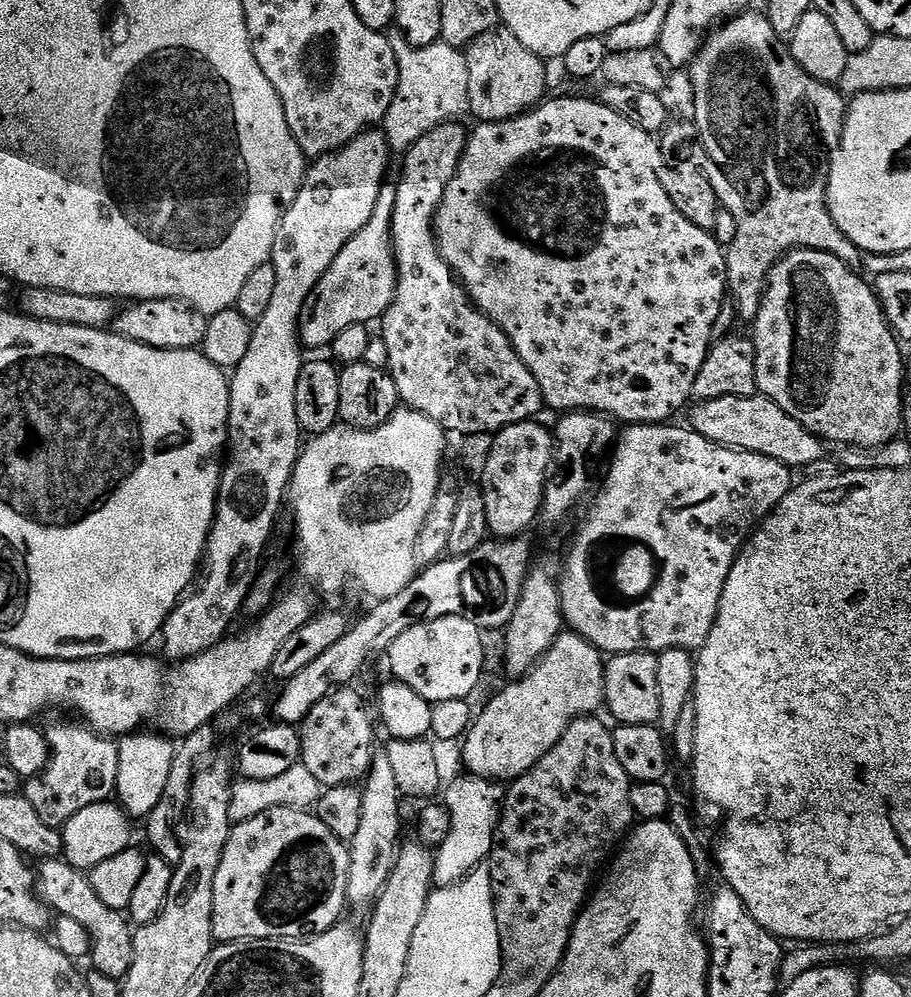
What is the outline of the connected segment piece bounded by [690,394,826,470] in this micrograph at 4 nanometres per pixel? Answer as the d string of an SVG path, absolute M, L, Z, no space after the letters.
M759 394L754 396L727 396L702 400L695 405L690 427L692 431L710 438L715 444L725 444L728 448L741 448L743 452L758 452L780 460L793 470L815 466L825 459L825 441L815 436L802 422L790 418L782 406Z

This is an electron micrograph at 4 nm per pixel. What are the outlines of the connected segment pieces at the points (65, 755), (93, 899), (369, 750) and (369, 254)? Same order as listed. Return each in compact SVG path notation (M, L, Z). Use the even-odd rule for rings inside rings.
M75 723L56 724L52 729L47 729L46 735L52 756L48 760L47 766L36 776L31 777L22 788L22 795L28 799L30 806L34 806L34 810L41 816L42 822L46 822L46 826L51 828L63 829L64 824L70 822L70 818L74 818L74 814L86 810L86 806L111 801L116 794L119 743L115 739L92 731L83 723Z
M63 858L45 860L39 865L36 891L56 916L74 918L74 922L86 930L90 961L96 967L97 974L108 980L123 981L134 958L134 928L127 915L118 910L110 910L110 906L106 906L102 898L94 894L94 886L90 886L87 875Z
M345 686L331 692L329 696L322 698L322 702L318 702L318 706L314 706L314 710L310 710L310 714L306 714L304 721L298 725L300 764L306 770L310 770L310 774L314 774L316 781L325 789L337 788L343 784L355 785L357 782L363 781L372 766L374 751L374 745L372 745L372 720L374 724L374 716L373 713L372 716L368 713L363 698L354 689L355 687Z
M395 187L380 189L374 214L334 258L330 270L322 274L318 286L306 298L300 315L300 342L305 349L327 349L346 330L355 324L371 325L383 317L396 293L396 255L392 252L392 215Z

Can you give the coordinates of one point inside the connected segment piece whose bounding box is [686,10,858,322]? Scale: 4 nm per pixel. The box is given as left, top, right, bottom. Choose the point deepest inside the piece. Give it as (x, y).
(771, 130)

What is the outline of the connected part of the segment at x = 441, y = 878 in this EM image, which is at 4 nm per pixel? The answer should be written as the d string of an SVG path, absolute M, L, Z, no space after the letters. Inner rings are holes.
M463 775L454 777L449 784L447 781L442 788L442 803L450 814L450 834L446 834L446 838L434 852L432 883L436 888L449 888L462 882L491 857L492 847L496 844L505 785L481 776Z

